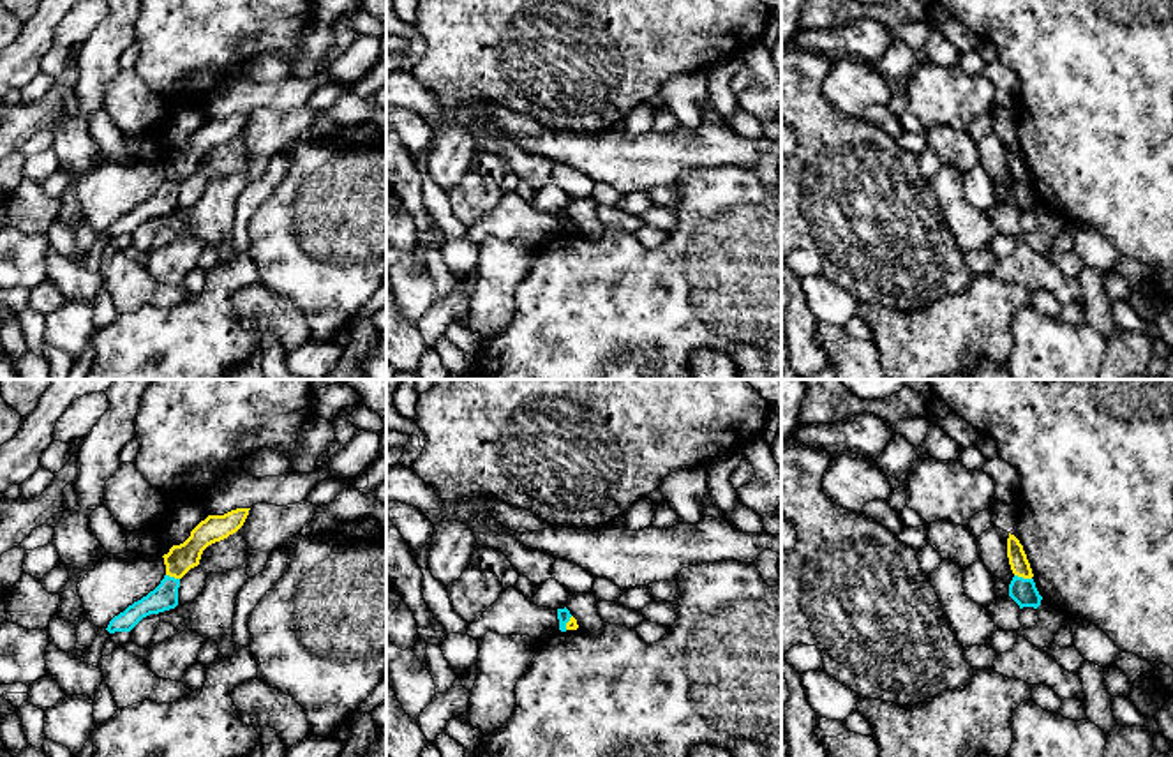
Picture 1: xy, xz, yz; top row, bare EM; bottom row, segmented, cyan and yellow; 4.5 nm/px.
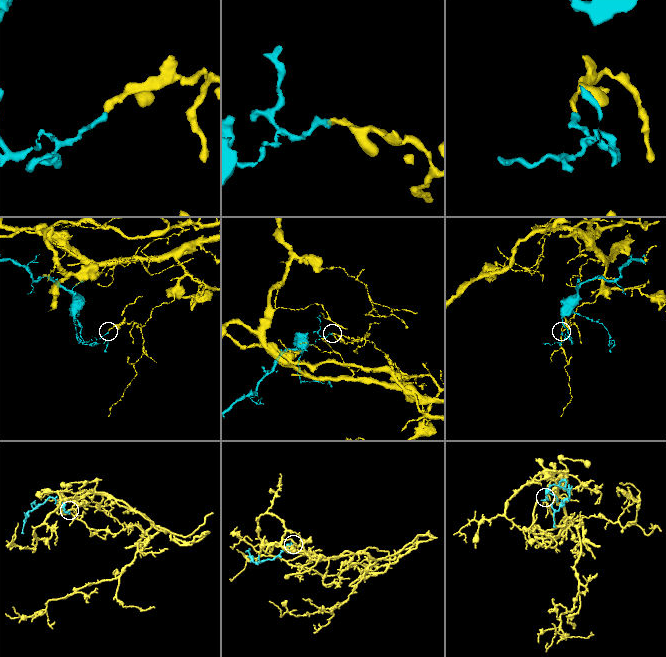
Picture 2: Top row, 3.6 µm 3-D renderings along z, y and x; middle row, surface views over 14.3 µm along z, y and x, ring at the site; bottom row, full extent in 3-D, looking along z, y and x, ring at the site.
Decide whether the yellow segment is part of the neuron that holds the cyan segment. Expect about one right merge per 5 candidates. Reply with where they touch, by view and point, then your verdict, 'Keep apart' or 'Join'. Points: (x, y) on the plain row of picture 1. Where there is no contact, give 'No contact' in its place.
Touches cyan at yz (1022, 182). Keep apart

